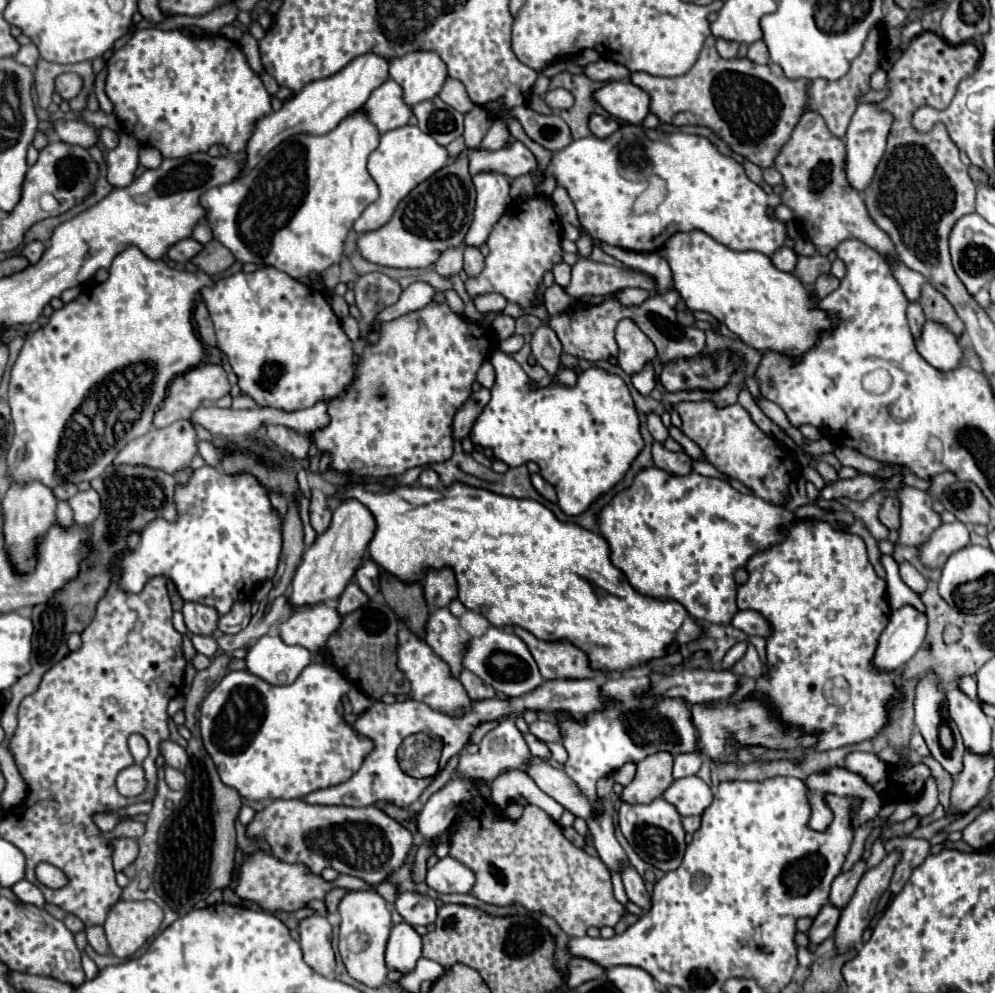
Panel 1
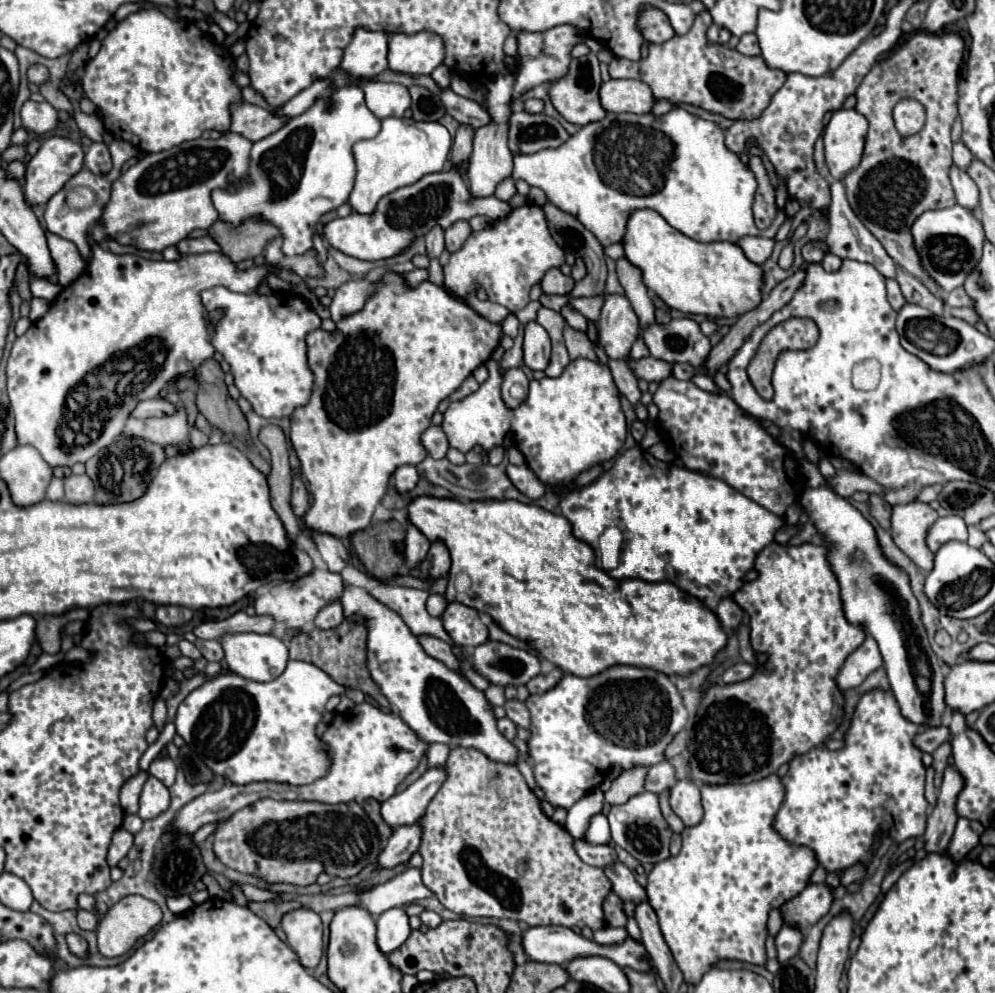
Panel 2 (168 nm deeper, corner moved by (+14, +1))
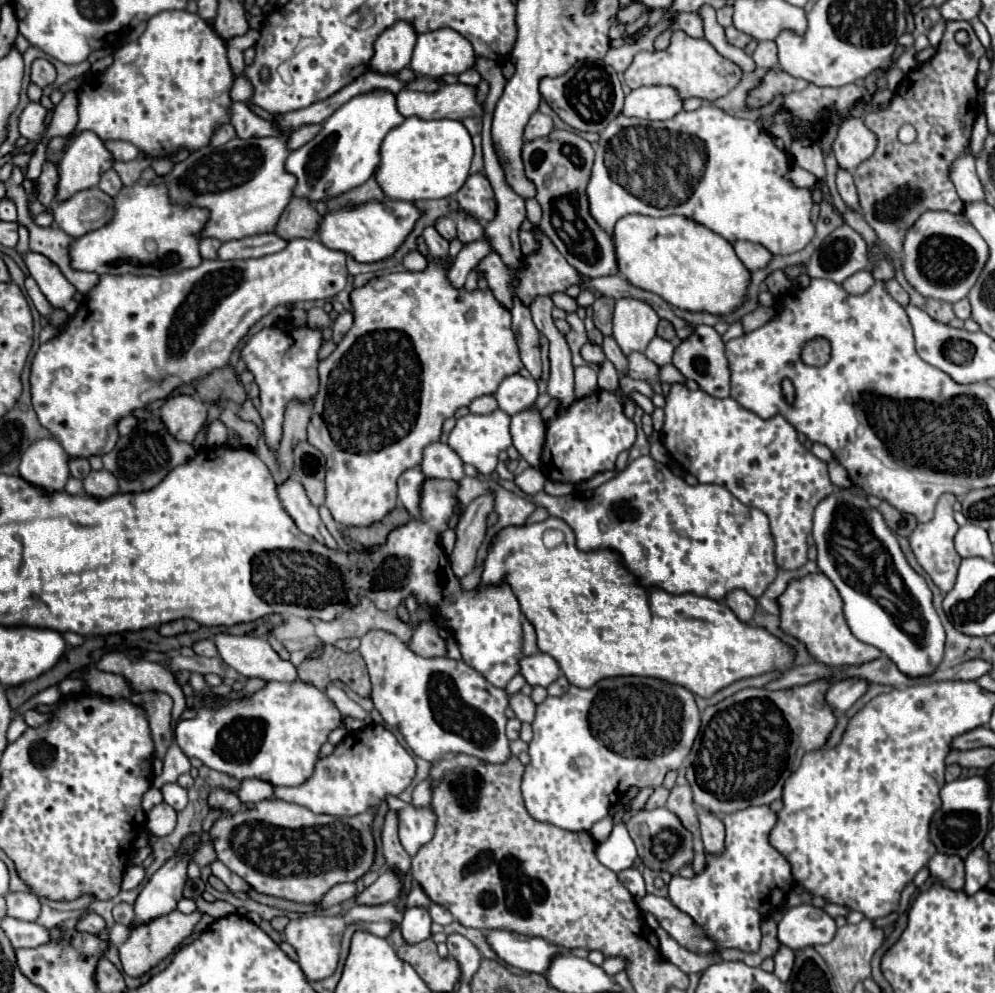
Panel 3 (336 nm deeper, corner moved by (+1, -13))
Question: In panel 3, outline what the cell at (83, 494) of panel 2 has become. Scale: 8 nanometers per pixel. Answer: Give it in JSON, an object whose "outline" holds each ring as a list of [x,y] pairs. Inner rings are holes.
{"outline":[[[90,471],[84,479],[84,493],[94,499],[108,499],[118,493],[118,483],[112,473],[108,471]]]}

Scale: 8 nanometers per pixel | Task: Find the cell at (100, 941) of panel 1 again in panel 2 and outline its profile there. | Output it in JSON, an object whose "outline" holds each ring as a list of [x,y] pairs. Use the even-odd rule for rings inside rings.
{"outline":[[[79,909],[77,911],[77,923],[81,929],[87,929],[87,931],[93,931],[97,927],[97,917],[91,913],[91,911],[85,911],[85,909]]]}

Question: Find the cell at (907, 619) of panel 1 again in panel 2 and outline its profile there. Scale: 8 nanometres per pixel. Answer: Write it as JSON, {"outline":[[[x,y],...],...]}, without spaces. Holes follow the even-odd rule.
{"outline":[[[867,635],[865,643],[857,647],[841,665],[835,683],[841,691],[847,691],[851,687],[857,687],[865,681],[869,673],[873,673],[877,667],[881,667],[881,653],[877,649],[877,641]]]}

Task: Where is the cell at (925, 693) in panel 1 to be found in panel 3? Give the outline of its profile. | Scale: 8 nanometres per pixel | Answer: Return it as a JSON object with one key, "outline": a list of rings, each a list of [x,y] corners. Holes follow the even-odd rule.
{"outline":[[[834,489],[834,493],[828,495],[826,499],[822,499],[822,501],[818,503],[816,511],[814,511],[812,535],[814,535],[816,547],[818,547],[818,569],[820,569],[820,571],[836,585],[836,589],[840,591],[840,595],[842,595],[842,599],[844,599],[844,617],[846,617],[848,627],[850,627],[850,631],[854,633],[854,637],[860,639],[860,641],[864,641],[864,643],[868,643],[868,645],[878,647],[880,651],[884,651],[884,655],[886,655],[886,657],[898,667],[898,671],[904,673],[906,677],[910,677],[910,679],[930,677],[930,675],[936,671],[936,667],[942,663],[942,659],[944,659],[944,639],[946,639],[946,637],[944,637],[944,627],[942,627],[940,617],[936,615],[936,611],[934,611],[934,607],[932,607],[932,591],[930,591],[930,587],[928,587],[926,581],[908,565],[904,553],[900,551],[900,545],[898,545],[898,541],[896,541],[896,535],[888,529],[888,525],[886,525],[884,517],[880,515],[880,511],[878,511],[878,509],[872,509],[864,497],[852,495],[850,489]]]}

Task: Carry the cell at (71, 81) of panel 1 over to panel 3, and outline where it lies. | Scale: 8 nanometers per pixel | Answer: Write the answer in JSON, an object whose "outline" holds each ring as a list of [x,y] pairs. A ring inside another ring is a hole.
{"outline":[[[36,59],[32,63],[32,75],[30,77],[32,77],[34,85],[44,89],[44,87],[48,87],[48,85],[52,85],[56,81],[56,69],[54,69],[54,65],[50,61]]]}

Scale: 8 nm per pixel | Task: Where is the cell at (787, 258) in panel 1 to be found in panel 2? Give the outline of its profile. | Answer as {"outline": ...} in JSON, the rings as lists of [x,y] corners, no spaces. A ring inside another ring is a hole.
{"outline":[[[741,237],[737,241],[737,245],[741,247],[741,251],[745,253],[745,257],[757,265],[761,265],[765,259],[769,259],[775,241],[767,239],[767,237]]]}

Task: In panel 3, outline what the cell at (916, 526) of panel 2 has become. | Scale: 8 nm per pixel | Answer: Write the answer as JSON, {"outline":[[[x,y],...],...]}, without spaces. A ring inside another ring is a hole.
{"outline":[[[950,493],[942,495],[938,499],[934,519],[928,521],[928,523],[918,523],[918,527],[910,535],[910,549],[916,555],[920,567],[930,575],[930,579],[936,583],[936,587],[940,591],[944,591],[944,593],[948,593],[954,587],[954,583],[956,583],[956,571],[958,571],[958,565],[962,561],[958,557],[958,553],[954,551],[954,535],[958,531],[958,525],[954,521],[954,511],[952,511],[954,501],[956,501],[954,495],[950,495]]]}

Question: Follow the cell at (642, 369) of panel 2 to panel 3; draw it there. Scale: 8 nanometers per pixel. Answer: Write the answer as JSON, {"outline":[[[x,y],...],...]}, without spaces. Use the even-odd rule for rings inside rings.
{"outline":[[[630,353],[628,355],[628,363],[630,363],[630,371],[628,371],[628,377],[632,379],[642,379],[650,385],[658,383],[658,375],[660,375],[660,369],[656,363],[652,363],[650,359],[646,359],[646,355],[642,353]]]}

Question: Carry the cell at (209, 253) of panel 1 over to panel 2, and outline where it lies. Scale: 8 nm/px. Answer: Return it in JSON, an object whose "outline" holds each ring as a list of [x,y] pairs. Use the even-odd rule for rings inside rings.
{"outline":[[[259,217],[245,219],[241,225],[217,221],[209,233],[221,245],[221,251],[235,263],[257,257],[263,253],[265,243],[279,235],[279,229]]]}

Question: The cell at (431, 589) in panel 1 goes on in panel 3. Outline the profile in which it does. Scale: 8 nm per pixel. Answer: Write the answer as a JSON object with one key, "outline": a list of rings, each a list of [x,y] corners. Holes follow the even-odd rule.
{"outline":[[[484,495],[474,499],[458,519],[456,525],[456,545],[454,551],[448,555],[452,571],[456,577],[464,577],[472,573],[476,565],[478,547],[486,535],[486,517],[492,511],[492,497]]]}

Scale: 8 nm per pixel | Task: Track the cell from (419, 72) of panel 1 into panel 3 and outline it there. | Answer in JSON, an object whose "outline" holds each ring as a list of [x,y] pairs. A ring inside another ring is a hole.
{"outline":[[[438,29],[418,35],[410,69],[416,75],[438,79],[442,75],[460,75],[474,67],[472,45],[452,29]]]}

